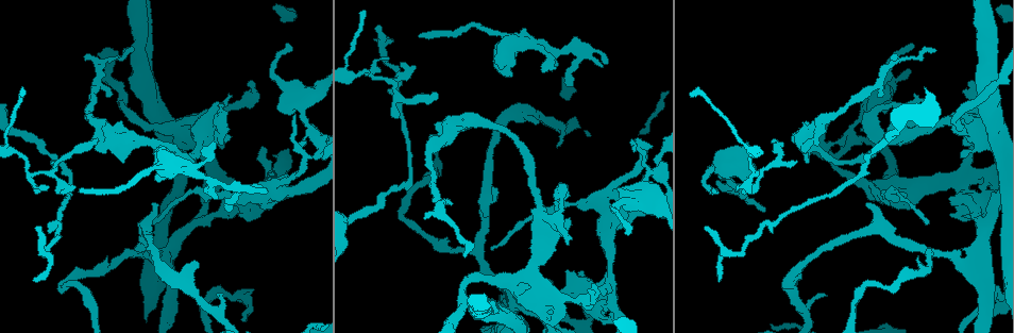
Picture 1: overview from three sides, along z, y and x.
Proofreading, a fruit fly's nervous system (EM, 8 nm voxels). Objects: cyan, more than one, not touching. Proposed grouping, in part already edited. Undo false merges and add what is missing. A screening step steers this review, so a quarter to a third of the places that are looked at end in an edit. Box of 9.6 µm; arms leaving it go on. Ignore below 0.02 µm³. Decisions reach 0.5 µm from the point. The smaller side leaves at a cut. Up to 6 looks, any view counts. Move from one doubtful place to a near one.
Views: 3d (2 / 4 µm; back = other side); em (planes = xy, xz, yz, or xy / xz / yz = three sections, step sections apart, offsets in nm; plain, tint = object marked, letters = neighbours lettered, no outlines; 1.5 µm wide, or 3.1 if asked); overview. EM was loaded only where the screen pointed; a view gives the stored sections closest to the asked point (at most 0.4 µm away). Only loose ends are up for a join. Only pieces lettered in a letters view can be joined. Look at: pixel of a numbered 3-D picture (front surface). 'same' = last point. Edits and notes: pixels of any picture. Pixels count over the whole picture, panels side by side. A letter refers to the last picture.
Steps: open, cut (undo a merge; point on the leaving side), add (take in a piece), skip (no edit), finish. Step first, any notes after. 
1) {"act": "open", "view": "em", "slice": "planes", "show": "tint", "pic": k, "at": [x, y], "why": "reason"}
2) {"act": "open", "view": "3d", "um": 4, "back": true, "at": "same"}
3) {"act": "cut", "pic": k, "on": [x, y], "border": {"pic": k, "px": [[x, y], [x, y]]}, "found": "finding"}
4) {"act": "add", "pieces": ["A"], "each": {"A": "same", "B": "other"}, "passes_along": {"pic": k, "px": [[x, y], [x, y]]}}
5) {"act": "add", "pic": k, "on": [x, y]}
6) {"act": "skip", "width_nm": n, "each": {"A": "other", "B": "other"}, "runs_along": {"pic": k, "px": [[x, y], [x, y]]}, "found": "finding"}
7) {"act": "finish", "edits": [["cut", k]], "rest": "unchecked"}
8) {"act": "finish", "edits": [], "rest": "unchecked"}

{"act": "open", "view": "3d", "um": 4, "pic": 1, "at": [826, 295], "why": "tapers out"}

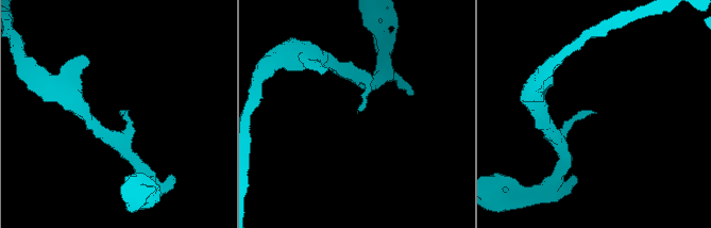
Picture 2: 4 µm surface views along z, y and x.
{"act": "open", "view": "em", "slice": "yz", "step": 4, "show": "tint", "pic": 2, "at": [594, 113]}

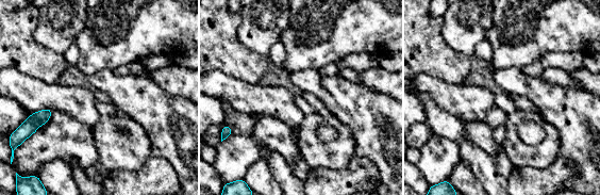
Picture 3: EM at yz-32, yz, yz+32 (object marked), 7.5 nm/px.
{"act": "open", "view": "em", "slice": "planes", "show": "letters", "at": "same"}

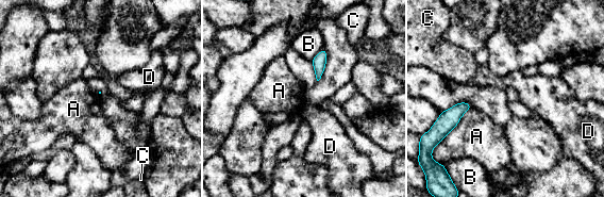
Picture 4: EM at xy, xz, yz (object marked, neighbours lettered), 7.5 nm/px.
{"act": "skip", "each": {"A": "other", "B": "other", "C": "other", "D": "other"}, "border": {"pic": 4, "px": [[471, 108], [450, 132]]}, "found": "none of them fits"}

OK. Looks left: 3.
{"act": "open", "view": "em", "slice": "xy", "step": 4, "show": "letters", "pic": 1, "at": [97, 140], "why": "an open end"}

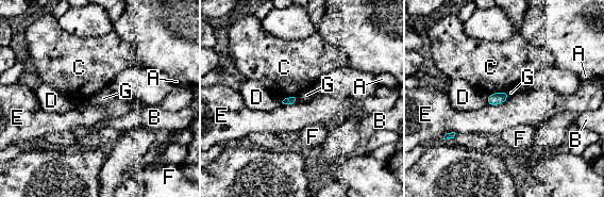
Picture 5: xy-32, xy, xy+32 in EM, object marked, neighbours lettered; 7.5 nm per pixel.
{"act": "open", "view": "em", "slice": "planes", "show": "letters", "at": "same", "why": "another direction"}

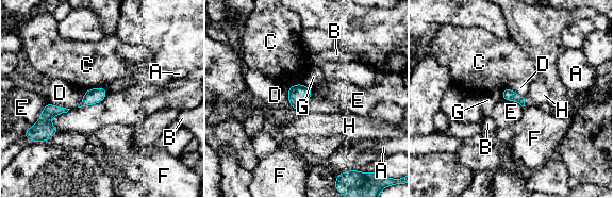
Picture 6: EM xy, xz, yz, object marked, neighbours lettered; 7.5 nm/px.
{"act": "skip", "longest_contact_nm": ["E", 260], "each": {"A": "other", "B": "other", "C": "other", "D": "other", "E": "other", "F": "other", "G": "other", "H": "other"}, "border": {"pic": 6, "px": [[108, 93], [99, 102], [78, 108]]}, "found": "no lettered piece goes on from it"}

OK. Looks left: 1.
{"act": "finish", "edits": [], "rest": "unchecked"}

